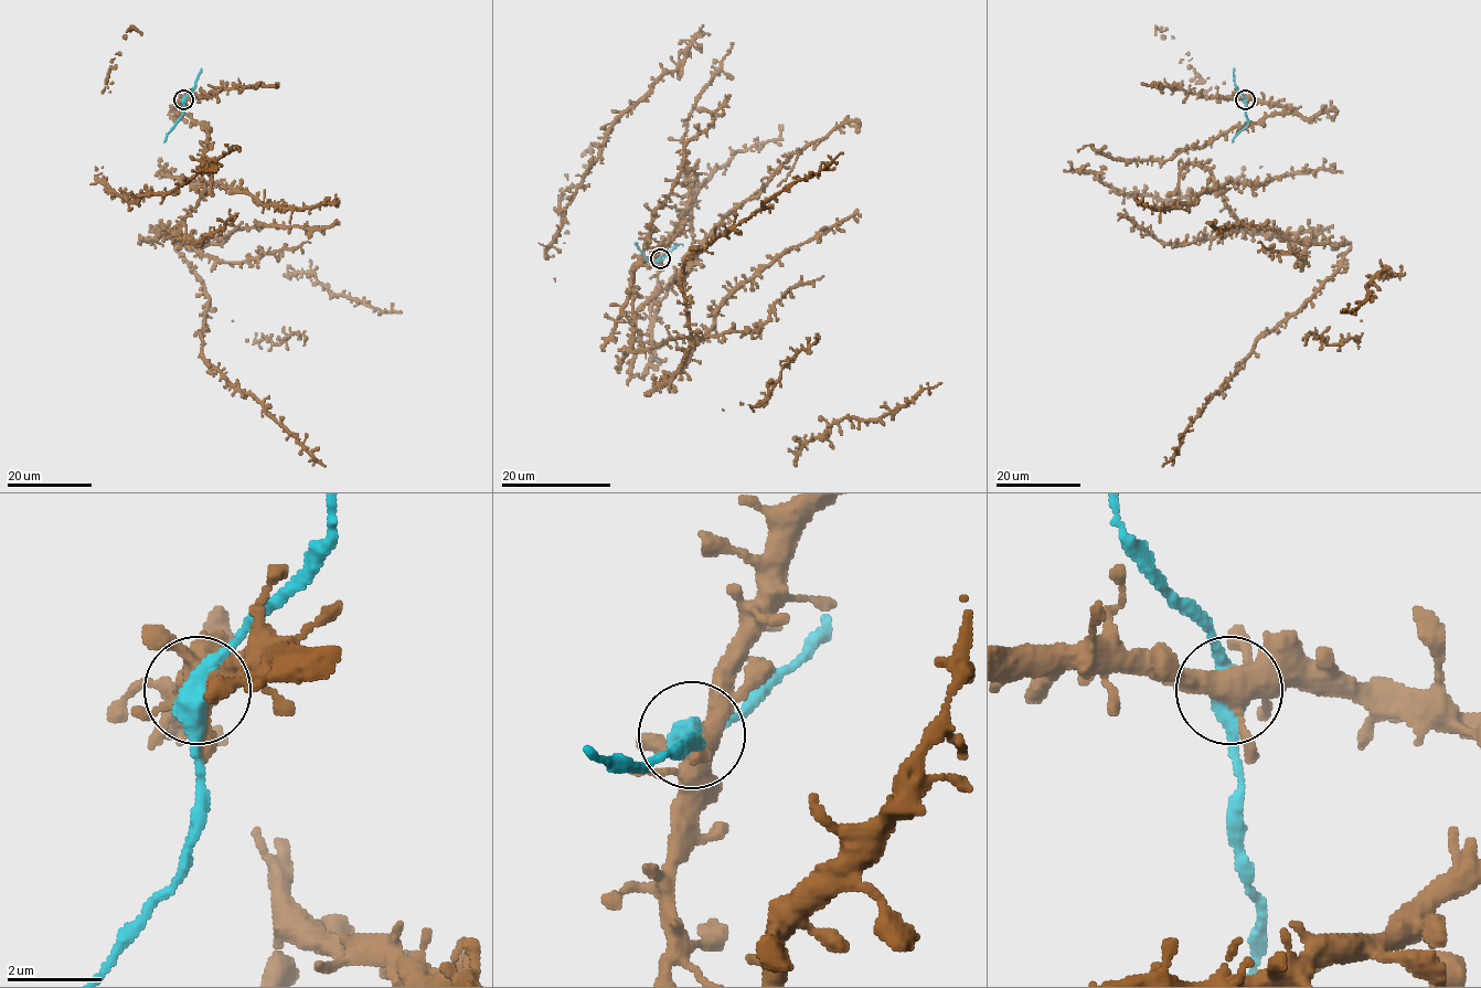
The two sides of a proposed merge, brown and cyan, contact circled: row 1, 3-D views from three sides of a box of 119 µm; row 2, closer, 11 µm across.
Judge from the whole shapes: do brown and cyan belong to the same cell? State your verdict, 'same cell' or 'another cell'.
same cell

